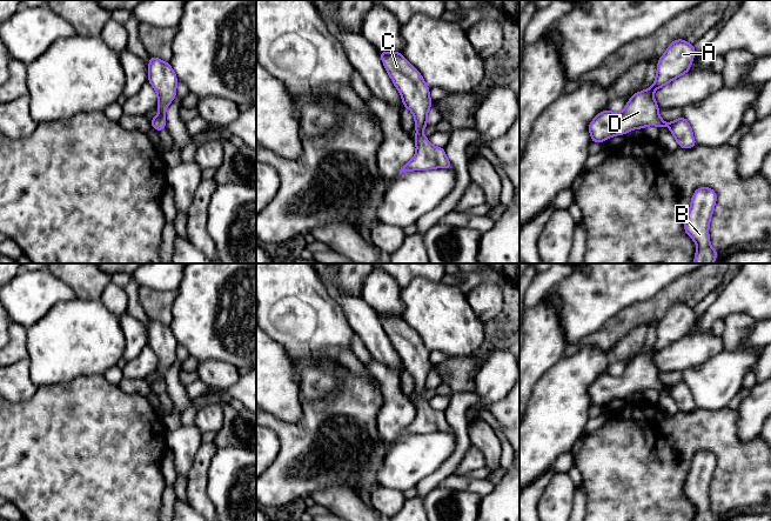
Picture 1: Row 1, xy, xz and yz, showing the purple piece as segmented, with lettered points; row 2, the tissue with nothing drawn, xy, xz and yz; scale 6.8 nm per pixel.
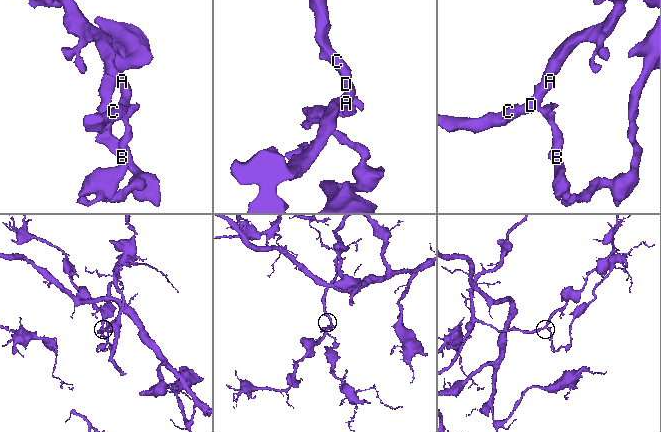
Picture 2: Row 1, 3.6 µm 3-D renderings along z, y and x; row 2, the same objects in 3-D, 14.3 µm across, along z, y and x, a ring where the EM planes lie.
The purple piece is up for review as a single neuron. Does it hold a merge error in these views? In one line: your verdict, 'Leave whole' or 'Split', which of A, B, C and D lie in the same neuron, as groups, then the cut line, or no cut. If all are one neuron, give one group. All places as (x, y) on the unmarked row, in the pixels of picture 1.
Leave whole. Groups: A B C D. No split

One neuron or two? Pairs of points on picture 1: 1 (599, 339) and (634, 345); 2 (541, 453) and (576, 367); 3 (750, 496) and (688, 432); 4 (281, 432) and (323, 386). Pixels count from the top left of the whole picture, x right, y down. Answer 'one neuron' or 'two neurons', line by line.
1: two neurons
2: one neuron
3: one neuron
4: two neurons

